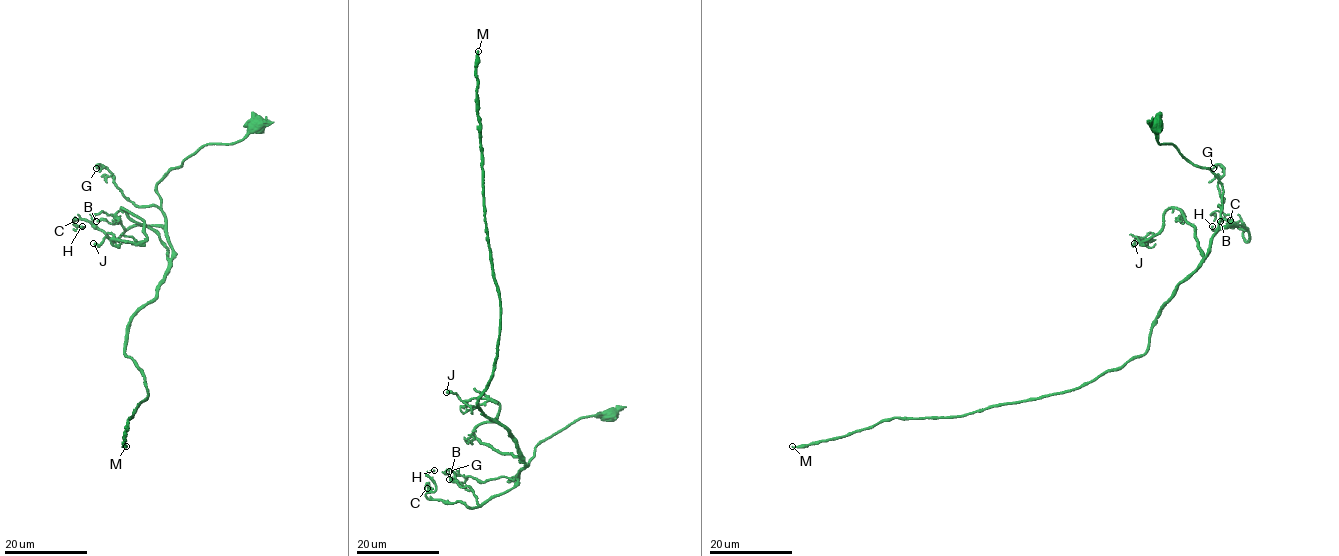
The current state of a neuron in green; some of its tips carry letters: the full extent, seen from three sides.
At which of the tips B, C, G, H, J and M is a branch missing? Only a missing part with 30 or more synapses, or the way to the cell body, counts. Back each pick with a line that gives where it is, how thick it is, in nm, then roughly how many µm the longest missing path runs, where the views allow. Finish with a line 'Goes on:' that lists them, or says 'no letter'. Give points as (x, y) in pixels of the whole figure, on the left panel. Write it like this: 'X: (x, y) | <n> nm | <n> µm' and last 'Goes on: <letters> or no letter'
M: (126, 446) | 200 nm | 250 µm
Goes on: M

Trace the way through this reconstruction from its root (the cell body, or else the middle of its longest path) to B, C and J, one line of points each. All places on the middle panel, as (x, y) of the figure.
B: (610, 413), (579, 417), (542, 440), (509, 481), (518, 478), (517, 483), (480, 505), (469, 487), (449, 479)
C: (610, 413), (579, 417), (542, 440), (509, 481), (517, 483), (476, 507), (430, 499), (427, 488)
J: (610, 413), (579, 417), (542, 440), (509, 482), (525, 464), (474, 434), (496, 421), (499, 406), (446, 392)

